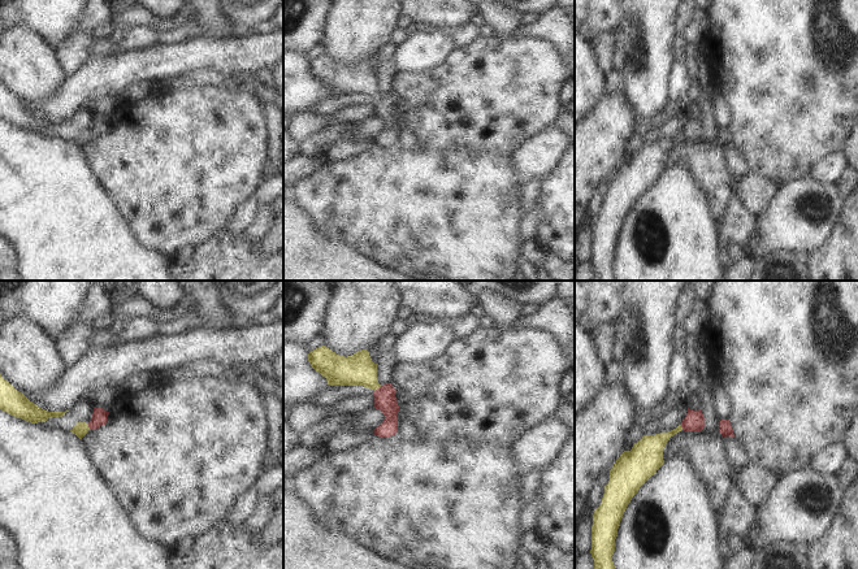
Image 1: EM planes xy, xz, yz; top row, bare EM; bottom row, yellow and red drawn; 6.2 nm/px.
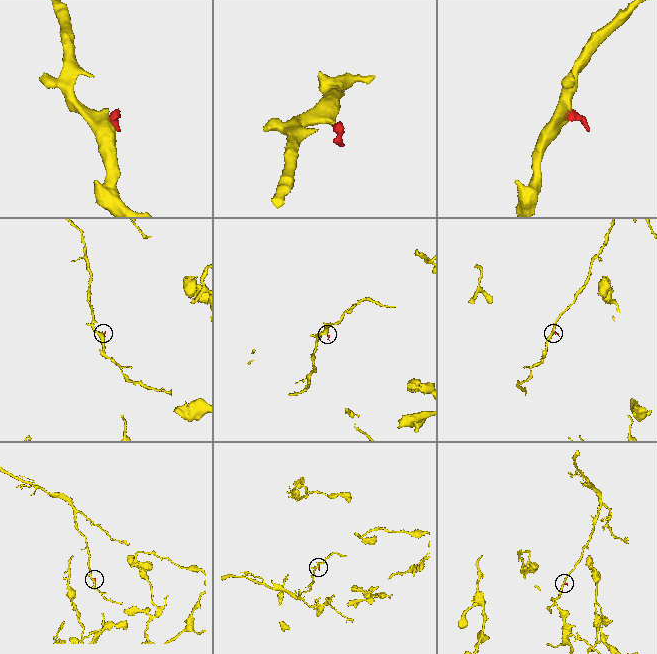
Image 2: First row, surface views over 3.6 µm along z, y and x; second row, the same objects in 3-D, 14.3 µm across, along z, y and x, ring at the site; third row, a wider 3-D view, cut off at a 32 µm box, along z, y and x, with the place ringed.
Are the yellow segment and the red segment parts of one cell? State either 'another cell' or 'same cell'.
same cell

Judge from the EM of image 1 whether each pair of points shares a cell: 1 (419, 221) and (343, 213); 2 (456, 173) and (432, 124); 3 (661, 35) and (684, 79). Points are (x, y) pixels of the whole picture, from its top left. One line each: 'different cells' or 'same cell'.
1: same cell
2: different cells
3: different cells

